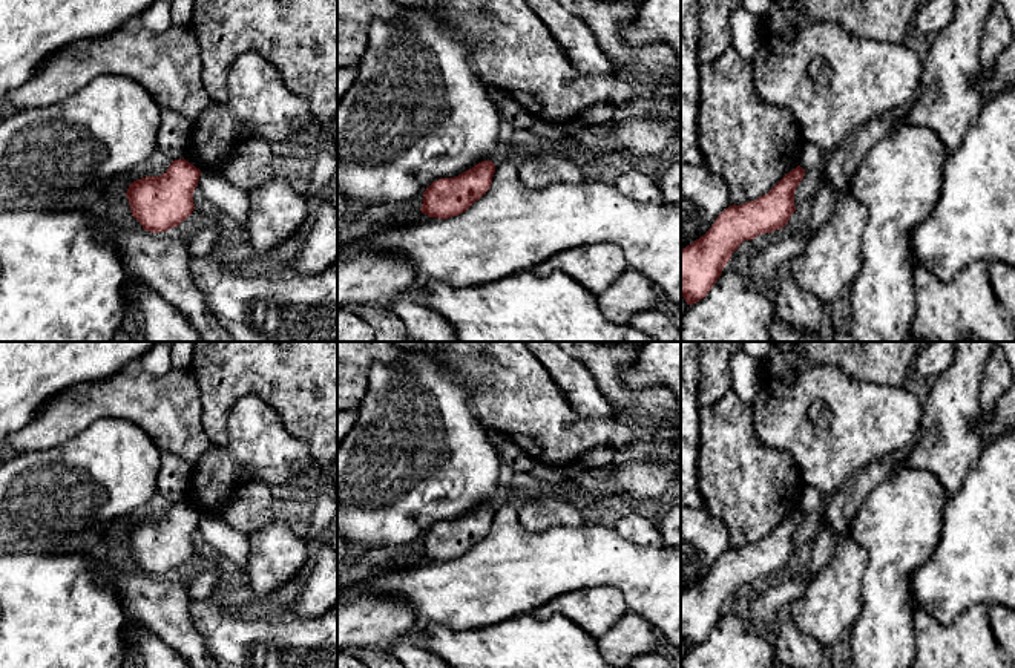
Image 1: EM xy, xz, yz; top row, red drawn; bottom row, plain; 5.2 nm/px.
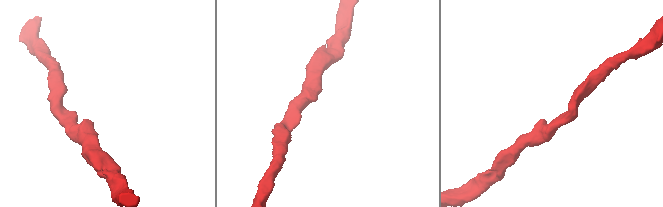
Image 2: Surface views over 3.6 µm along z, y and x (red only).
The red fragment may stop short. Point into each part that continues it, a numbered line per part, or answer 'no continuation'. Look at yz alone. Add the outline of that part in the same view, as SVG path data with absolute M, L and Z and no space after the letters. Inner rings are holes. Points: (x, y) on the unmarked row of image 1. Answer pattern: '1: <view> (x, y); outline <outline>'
no continuation

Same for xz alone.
no continuation

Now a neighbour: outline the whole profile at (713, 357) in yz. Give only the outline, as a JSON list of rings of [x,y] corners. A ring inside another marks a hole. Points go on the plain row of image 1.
[[[698,342],[699,406],[713,406],[733,389],[730,359],[739,349],[742,342]]]

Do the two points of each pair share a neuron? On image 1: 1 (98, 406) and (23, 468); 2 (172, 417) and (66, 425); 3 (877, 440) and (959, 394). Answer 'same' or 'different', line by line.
1: different
2: same
3: different

